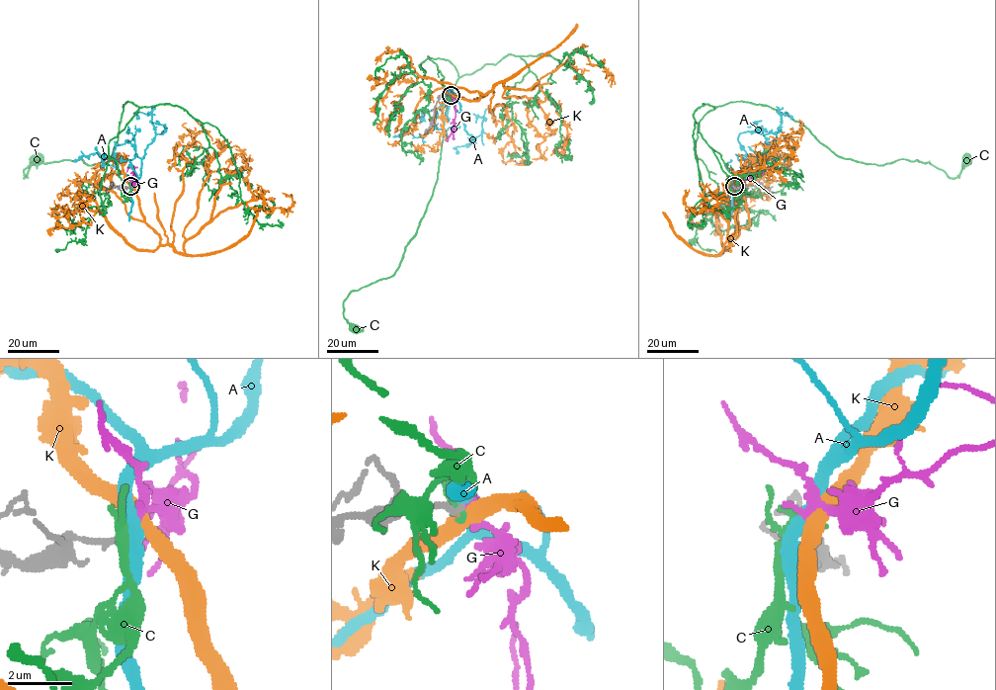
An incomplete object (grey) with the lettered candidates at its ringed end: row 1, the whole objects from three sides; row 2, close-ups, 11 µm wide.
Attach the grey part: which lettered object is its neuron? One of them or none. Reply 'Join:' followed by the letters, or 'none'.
Join: G

